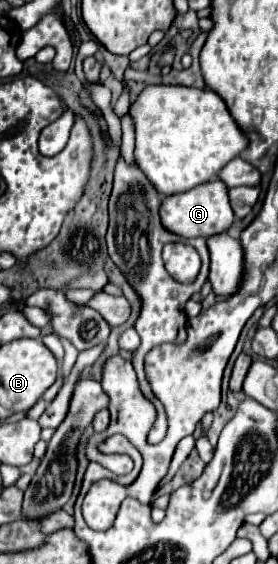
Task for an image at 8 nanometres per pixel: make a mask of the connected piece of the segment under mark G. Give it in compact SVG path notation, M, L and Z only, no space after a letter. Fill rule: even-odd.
M210 180L192 190L166 196L160 204L160 218L162 218L162 226L168 232L180 234L182 238L196 238L196 236L210 238L214 234L226 232L234 222L234 214L228 202L228 188L220 180Z

